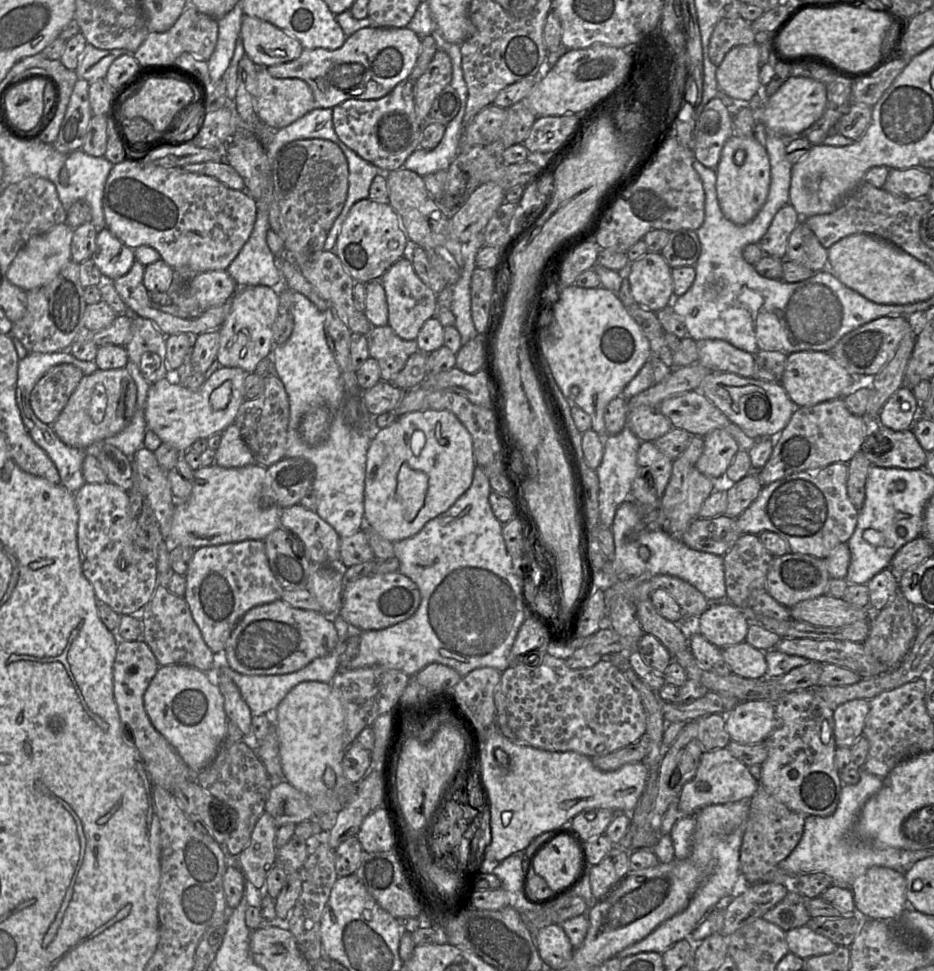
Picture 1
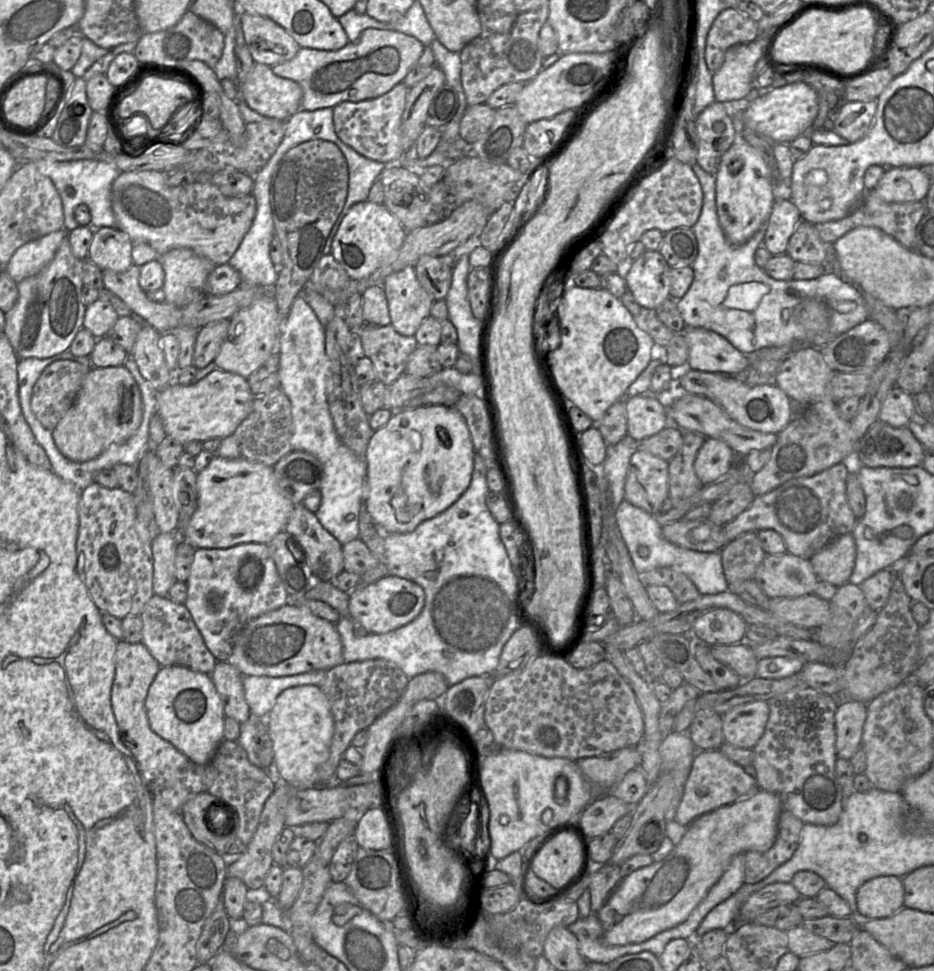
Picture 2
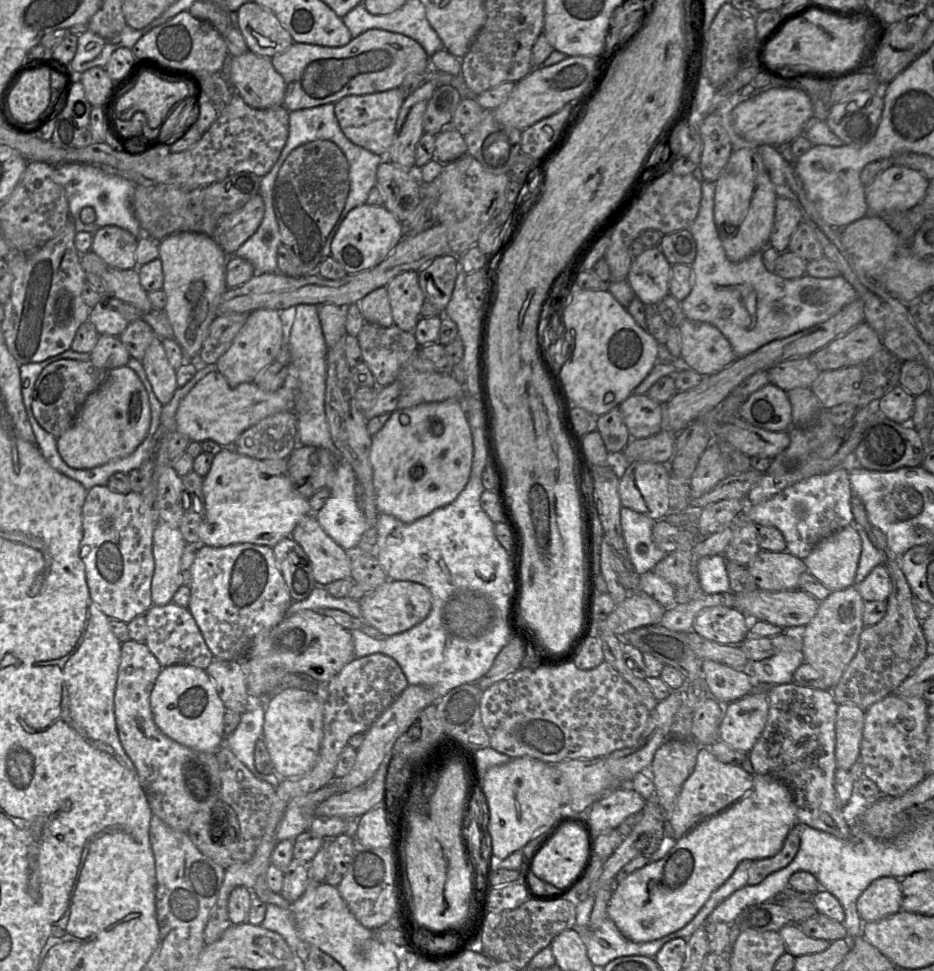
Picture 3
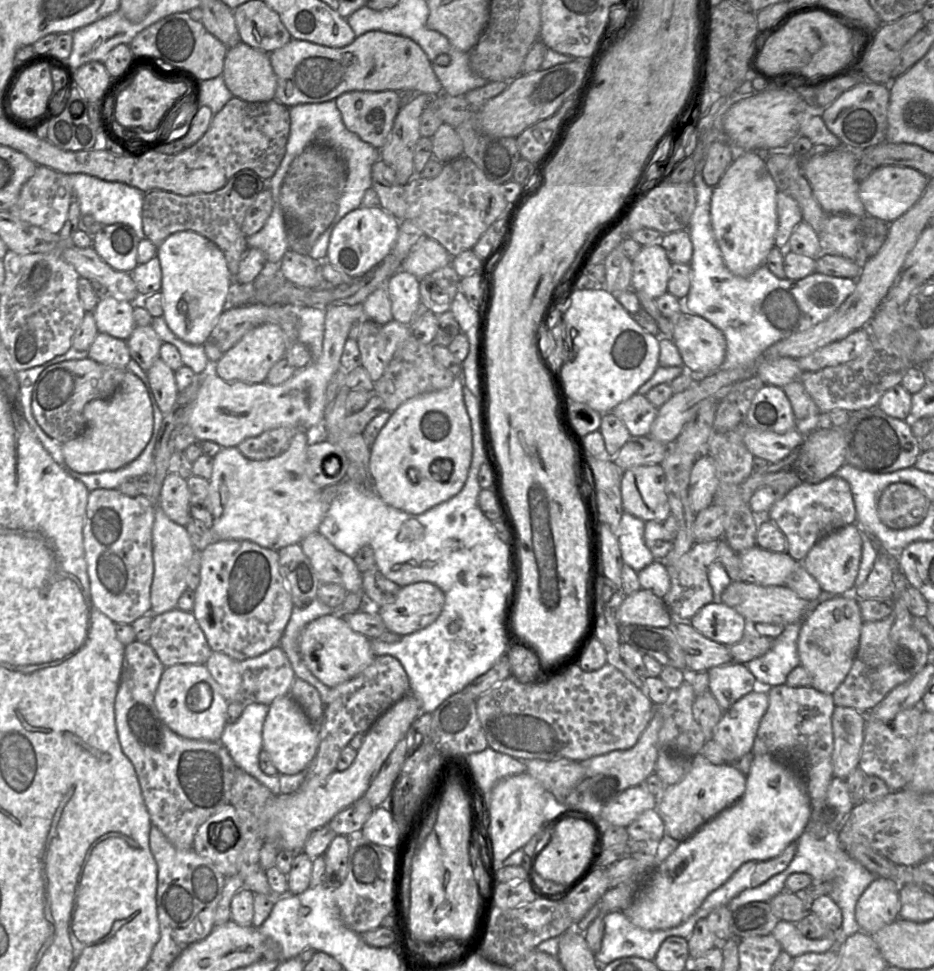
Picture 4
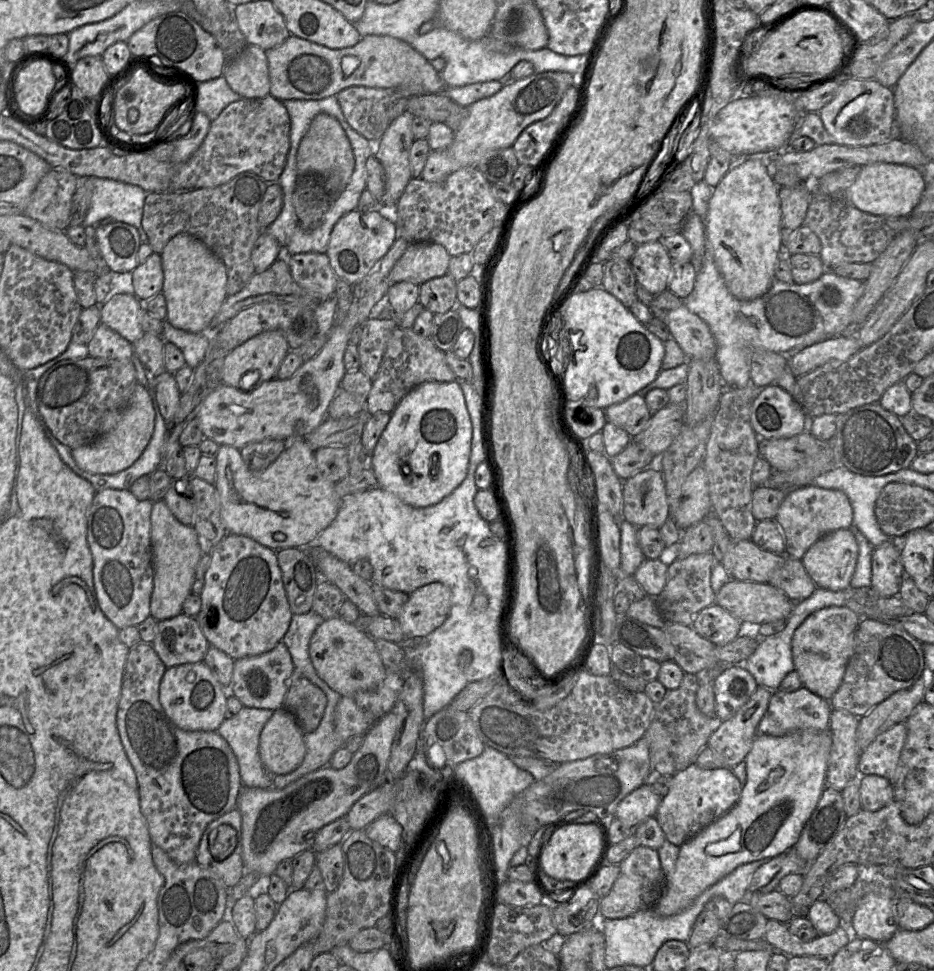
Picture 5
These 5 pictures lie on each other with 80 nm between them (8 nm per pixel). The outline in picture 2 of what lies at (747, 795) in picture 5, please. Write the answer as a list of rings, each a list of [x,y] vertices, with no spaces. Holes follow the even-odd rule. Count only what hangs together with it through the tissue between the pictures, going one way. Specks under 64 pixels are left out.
[[[758,790],[734,803],[696,818],[688,826],[679,844],[674,846],[664,859],[623,877],[606,903],[596,913],[602,925],[606,943],[613,946],[642,943],[658,933],[684,922],[708,891],[718,882],[734,856],[747,851],[765,852],[774,845],[782,811],[781,802],[775,794]]]

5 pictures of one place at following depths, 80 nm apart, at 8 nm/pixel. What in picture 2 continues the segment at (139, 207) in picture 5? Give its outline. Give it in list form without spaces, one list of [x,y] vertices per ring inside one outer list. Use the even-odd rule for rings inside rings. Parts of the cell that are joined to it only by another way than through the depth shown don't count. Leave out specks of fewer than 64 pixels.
[[[41,159],[37,160],[34,163],[41,174],[52,180],[62,199],[63,212],[64,212],[64,229],[66,231],[72,231],[79,226],[74,216],[75,208],[79,204],[85,204],[90,209],[91,212],[90,225],[85,225],[85,226],[90,226],[92,229],[99,229],[101,227],[117,228],[115,216],[111,205],[111,187],[112,183],[121,172],[116,168],[115,165],[111,165],[110,163],[103,161],[88,160],[88,159],[67,161],[67,162],[56,162],[56,161]]]

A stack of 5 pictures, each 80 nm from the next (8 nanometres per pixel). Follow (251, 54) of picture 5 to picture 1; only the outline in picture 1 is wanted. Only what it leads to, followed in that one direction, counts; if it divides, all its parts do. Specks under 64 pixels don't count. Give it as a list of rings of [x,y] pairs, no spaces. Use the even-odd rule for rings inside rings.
[[[258,68],[254,110],[273,129],[285,127],[315,108],[310,86],[298,78],[274,78]]]

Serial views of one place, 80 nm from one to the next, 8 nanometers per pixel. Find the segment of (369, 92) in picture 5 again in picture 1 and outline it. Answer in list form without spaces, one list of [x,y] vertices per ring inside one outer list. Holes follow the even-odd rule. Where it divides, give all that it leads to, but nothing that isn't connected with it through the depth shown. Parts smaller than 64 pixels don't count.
[[[406,79],[379,99],[359,100],[348,99],[333,107],[333,126],[339,139],[361,158],[377,166],[382,172],[389,172],[403,167],[406,159],[420,145],[424,122],[420,121],[415,112],[415,82]]]

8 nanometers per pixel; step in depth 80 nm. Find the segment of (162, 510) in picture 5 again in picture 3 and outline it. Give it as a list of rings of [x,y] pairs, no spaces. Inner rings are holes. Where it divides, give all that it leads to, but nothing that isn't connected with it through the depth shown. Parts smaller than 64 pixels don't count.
[[[158,522],[153,533],[153,558],[154,574],[151,582],[152,603],[162,606],[172,602],[177,589],[183,585],[180,574],[180,560],[186,542],[178,528],[169,526],[164,522]]]

